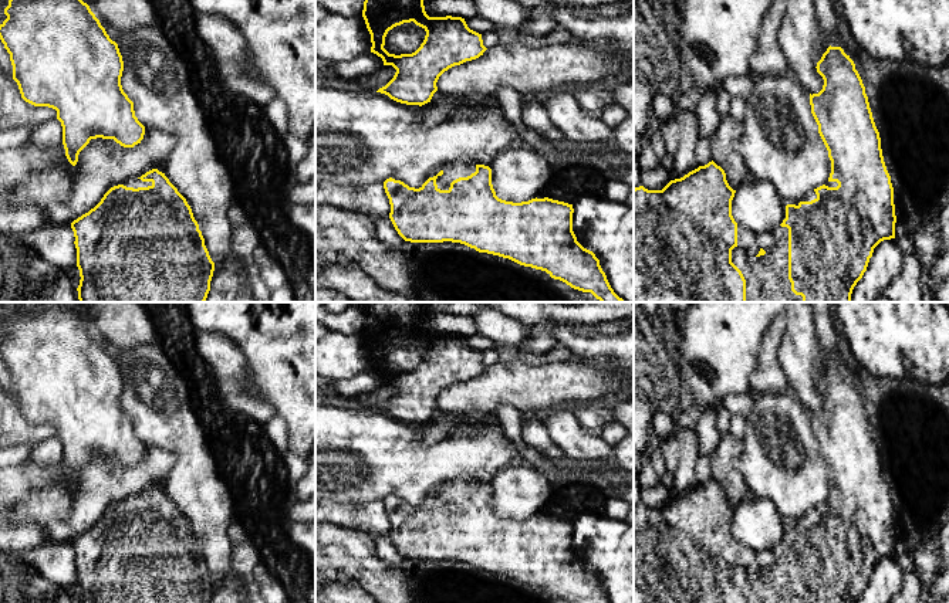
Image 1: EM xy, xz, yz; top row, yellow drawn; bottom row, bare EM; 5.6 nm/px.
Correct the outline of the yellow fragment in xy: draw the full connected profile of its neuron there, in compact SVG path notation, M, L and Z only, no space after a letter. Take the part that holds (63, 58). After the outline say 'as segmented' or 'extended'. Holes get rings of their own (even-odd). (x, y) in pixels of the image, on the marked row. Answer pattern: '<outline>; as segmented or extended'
M9 0L4 14L7 18L0 24L0 40L10 54L13 79L26 102L57 111L57 119L63 126L65 156L72 166L77 165L80 152L91 139L114 139L124 148L141 143L145 126L135 116L134 102L121 85L124 61L118 44L109 38L87 3L82 0Z; as segmented

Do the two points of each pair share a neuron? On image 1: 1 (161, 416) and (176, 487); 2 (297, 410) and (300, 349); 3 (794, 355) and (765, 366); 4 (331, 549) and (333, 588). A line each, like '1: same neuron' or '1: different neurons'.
1: same neuron
2: same neuron
3: different neurons
4: different neurons

